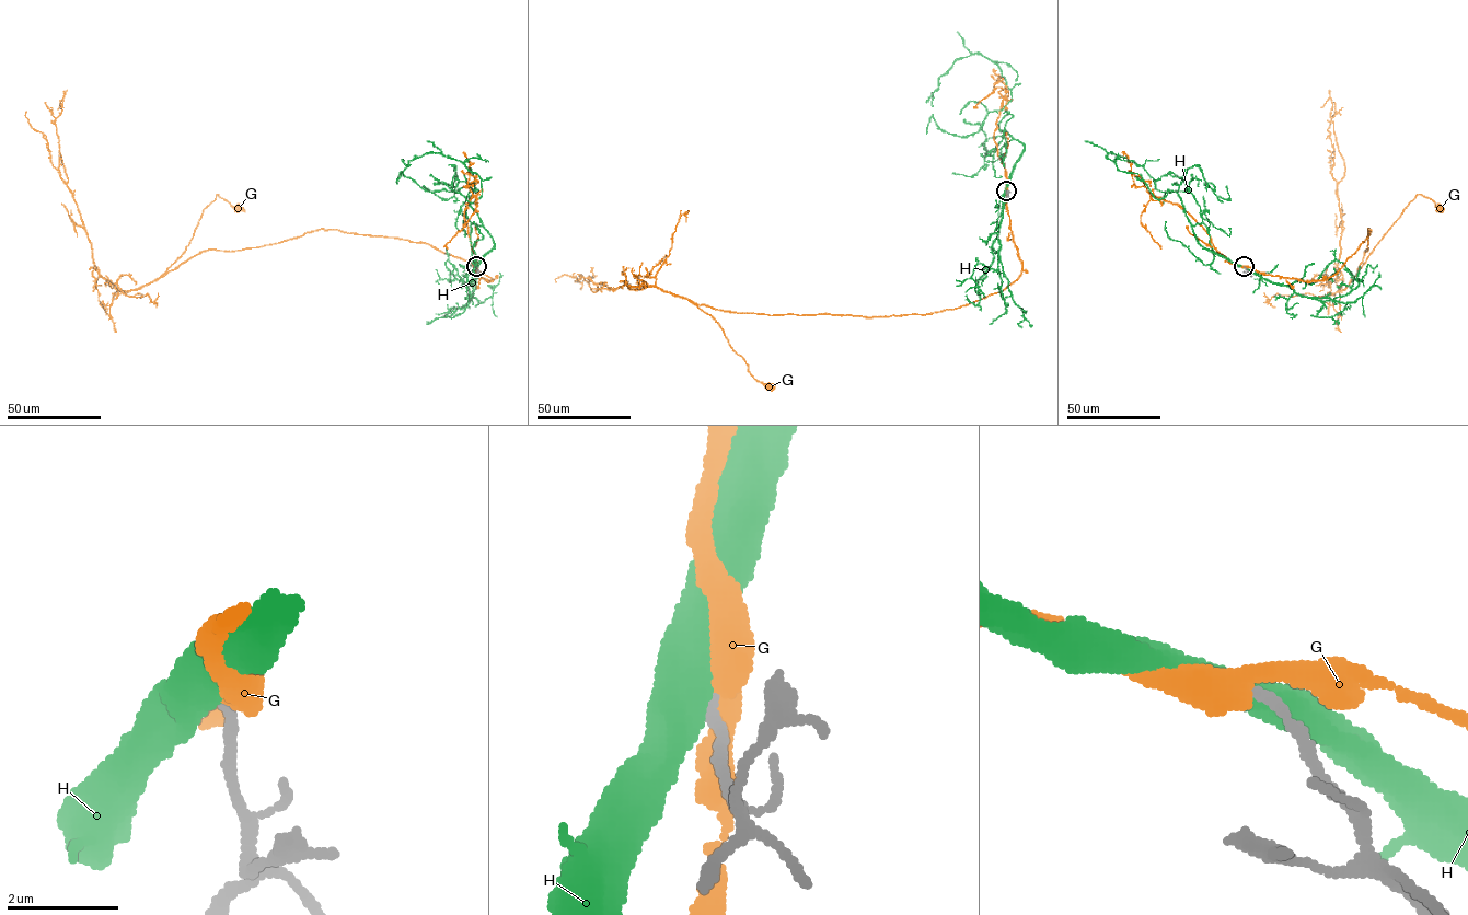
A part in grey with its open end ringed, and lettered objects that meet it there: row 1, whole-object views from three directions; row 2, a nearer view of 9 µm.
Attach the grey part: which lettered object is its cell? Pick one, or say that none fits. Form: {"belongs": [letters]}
{"belongs": []}

